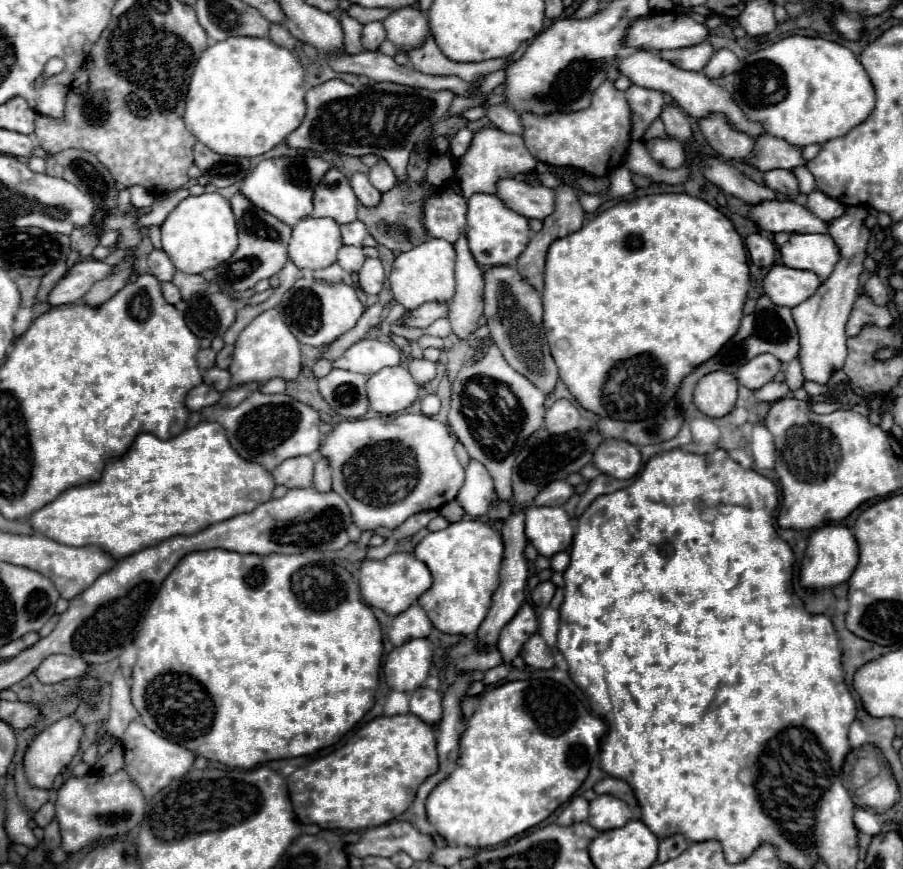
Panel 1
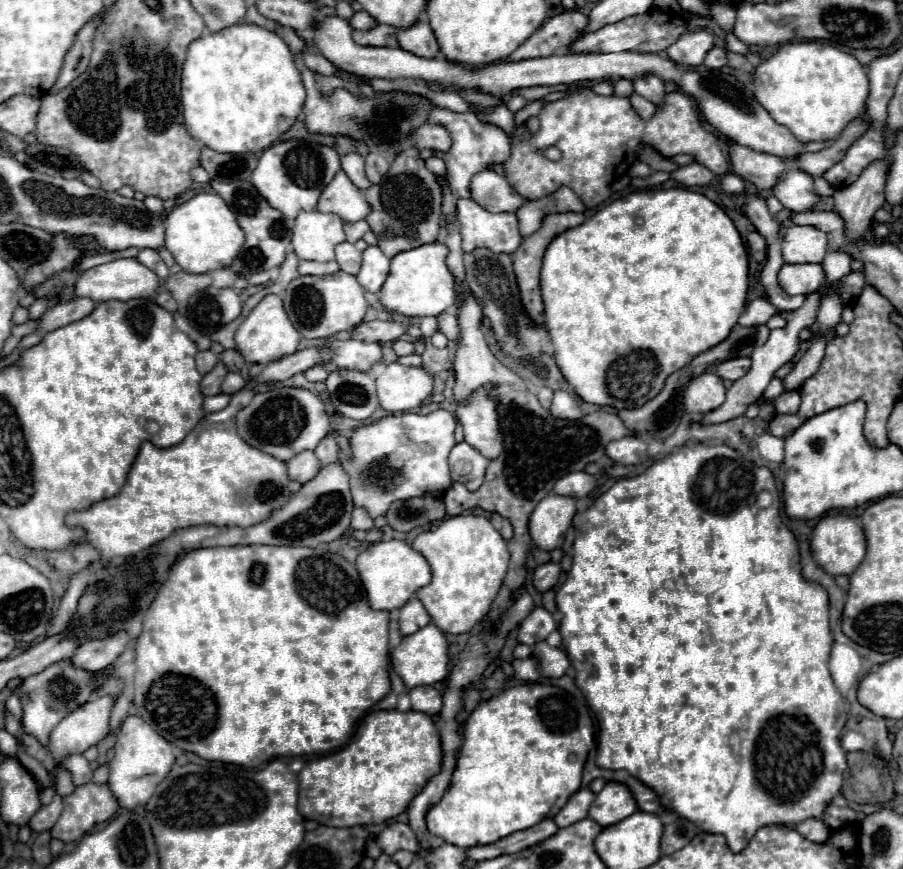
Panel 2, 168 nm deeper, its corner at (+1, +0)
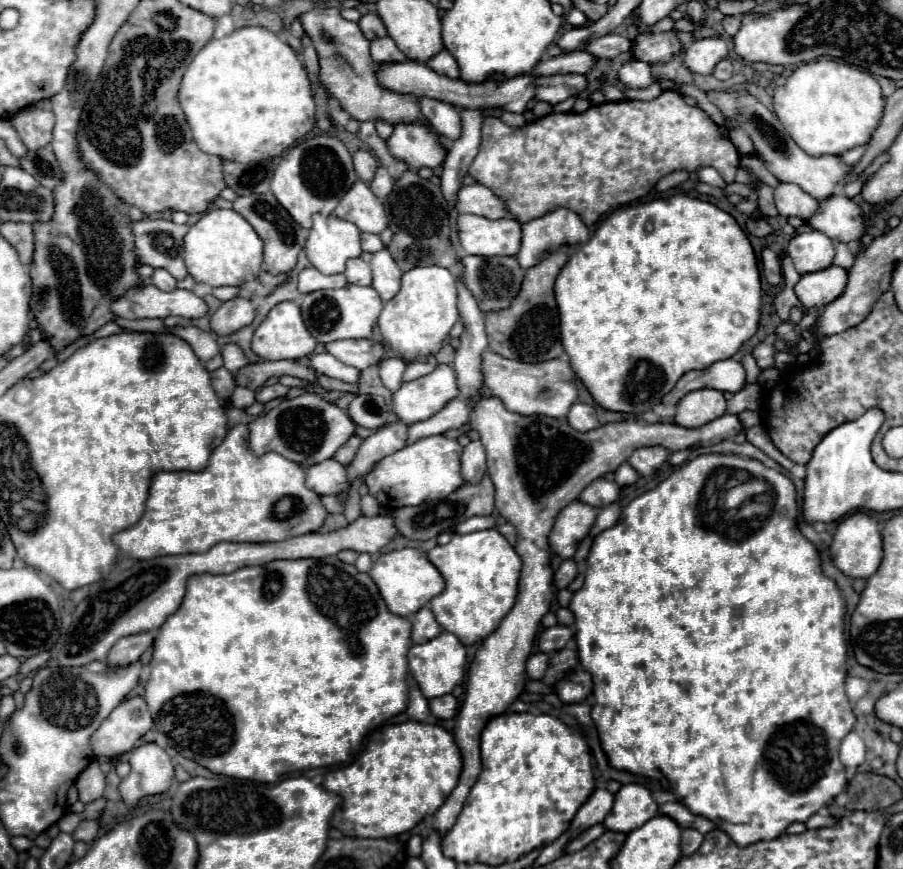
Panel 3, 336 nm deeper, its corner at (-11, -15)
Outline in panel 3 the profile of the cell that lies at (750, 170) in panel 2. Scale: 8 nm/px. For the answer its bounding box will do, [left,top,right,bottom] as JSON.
[774,183,816,221]

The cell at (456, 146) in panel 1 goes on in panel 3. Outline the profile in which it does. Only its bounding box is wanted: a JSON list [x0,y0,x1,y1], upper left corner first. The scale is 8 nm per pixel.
[386,121,446,169]

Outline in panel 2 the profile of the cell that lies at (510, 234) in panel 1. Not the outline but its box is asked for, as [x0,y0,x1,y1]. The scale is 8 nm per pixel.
[458,198,522,254]

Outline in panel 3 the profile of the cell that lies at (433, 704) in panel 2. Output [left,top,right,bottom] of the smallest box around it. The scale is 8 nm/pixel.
[430,695,458,719]

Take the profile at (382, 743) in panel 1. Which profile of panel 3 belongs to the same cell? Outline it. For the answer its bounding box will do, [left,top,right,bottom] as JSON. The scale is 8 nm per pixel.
[324,721,460,837]

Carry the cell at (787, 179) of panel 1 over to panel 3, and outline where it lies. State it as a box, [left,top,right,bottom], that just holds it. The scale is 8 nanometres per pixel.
[808,193,866,243]

